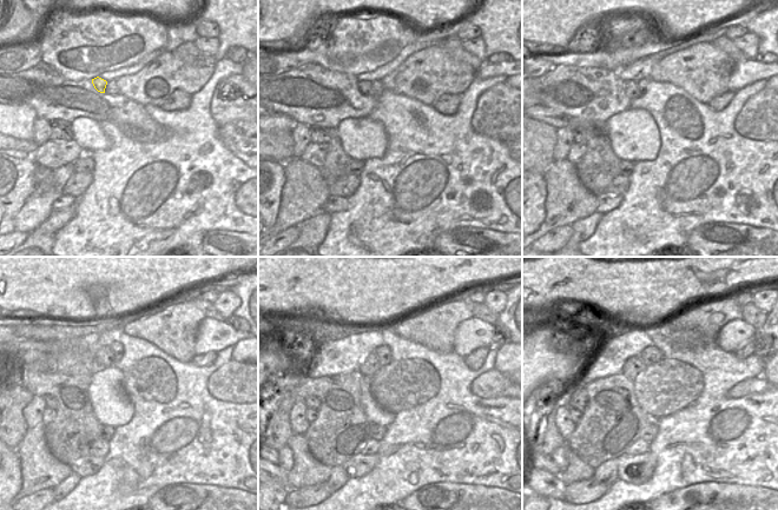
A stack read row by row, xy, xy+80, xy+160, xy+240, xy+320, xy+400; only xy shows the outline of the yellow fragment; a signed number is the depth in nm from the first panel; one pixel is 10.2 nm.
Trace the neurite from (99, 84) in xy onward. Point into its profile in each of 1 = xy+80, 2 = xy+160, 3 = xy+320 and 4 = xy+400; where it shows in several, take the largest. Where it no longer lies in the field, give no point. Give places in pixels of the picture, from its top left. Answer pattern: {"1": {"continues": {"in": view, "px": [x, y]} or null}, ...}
{"1": {"continues": {"in": "xy+80", "px": [366, 87]}}, "2": {"continues": {"in": "xy+160", "px": [631, 88]}}, "3": {"continues": {"in": "xy+320", "px": [370, 365]}}, "4": {"continues": {"in": "xy+400", "px": [634, 365]}}}

